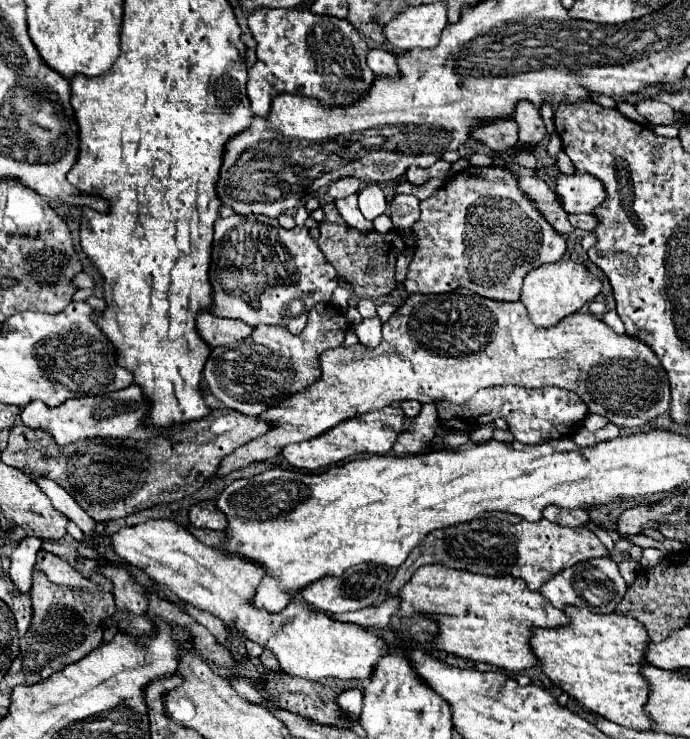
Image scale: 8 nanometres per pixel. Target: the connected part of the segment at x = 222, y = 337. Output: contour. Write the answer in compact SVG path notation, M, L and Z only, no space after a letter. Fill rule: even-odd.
M200 312L196 318L196 332L206 340L210 348L214 348L248 338L252 326L240 320L228 320L228 318L218 318L210 312Z

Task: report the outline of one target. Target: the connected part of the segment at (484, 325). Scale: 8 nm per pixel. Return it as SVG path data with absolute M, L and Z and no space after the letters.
M458 288L454 292L448 292L448 294L430 294L430 296L420 296L420 294L412 294L408 296L402 306L394 312L394 316L382 324L382 342L376 346L376 348L364 348L360 344L356 346L350 346L350 348L334 348L334 350L326 350L322 356L320 356L320 364L322 364L322 376L318 382L314 382L312 386L308 386L304 392L298 392L294 396L290 396L288 400L282 400L280 404L276 404L276 408L268 408L268 412L262 412L258 418L260 420L266 420L268 424L272 424L272 430L268 430L264 436L260 438L254 438L250 440L248 444L236 448L236 452L232 452L232 456L226 456L222 462L220 462L220 468L216 470L216 476L226 476L234 470L240 470L240 468L246 468L250 464L256 464L256 462L268 462L272 460L276 454L282 452L284 446L292 444L292 442L302 442L302 440L312 440L324 432L328 432L330 428L338 426L340 422L344 420L350 420L350 418L356 418L356 416L362 416L366 412L372 412L372 410L382 410L384 406L390 406L392 402L402 402L402 400L418 400L418 402L434 402L434 400L450 400L454 404L464 404L466 400L470 400L478 390L482 388L490 388L490 386L522 386L522 388L542 388L542 386L560 386L560 388L566 388L566 390L572 390L576 392L590 408L592 414L600 414L600 416L606 416L612 424L616 424L618 428L640 428L644 426L646 422L654 420L656 416L664 414L668 408L670 408L670 382L668 382L668 374L664 372L660 360L656 358L656 354L640 340L640 338L634 338L634 336L628 336L628 334L616 334L610 326L606 326L600 318L596 318L594 314L586 314L586 312L576 312L574 316L568 316L566 320L562 320L560 324L556 326L550 326L550 328L538 328L534 326L530 320L528 320L528 312L524 308L522 302L496 302L496 300L486 300L478 294L472 294L470 290L466 288Z

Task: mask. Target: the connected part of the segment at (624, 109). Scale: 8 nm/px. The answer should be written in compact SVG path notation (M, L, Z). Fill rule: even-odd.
M618 102L618 108L620 108L620 112L622 112L626 118L632 118L634 122L648 126L648 120L646 120L644 116L640 116L640 114L636 112L636 108L634 108L634 106L630 106L630 104L626 104L626 102Z

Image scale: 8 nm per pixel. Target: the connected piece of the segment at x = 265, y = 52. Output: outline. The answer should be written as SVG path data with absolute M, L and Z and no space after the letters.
M256 8L256 12L250 12L248 16L248 28L254 40L258 42L256 48L258 60L248 70L246 84L248 100L256 116L268 116L272 98L282 92L298 94L300 90L300 96L318 98L324 104L348 106L356 102L360 96L364 96L374 82L374 74L366 64L368 44L348 20L340 20L334 16L316 16L308 12L308 8Z

